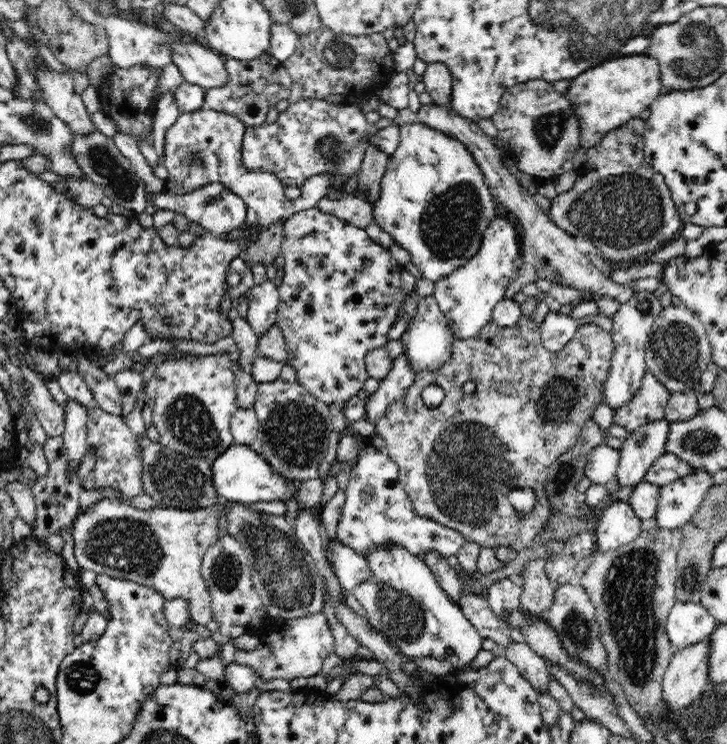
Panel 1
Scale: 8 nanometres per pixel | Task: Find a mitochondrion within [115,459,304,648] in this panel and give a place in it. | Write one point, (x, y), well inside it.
(225, 571)

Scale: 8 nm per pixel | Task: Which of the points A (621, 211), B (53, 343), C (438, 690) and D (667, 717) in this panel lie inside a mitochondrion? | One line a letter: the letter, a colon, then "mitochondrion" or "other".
A: mitochondrion
B: other
C: other
D: other

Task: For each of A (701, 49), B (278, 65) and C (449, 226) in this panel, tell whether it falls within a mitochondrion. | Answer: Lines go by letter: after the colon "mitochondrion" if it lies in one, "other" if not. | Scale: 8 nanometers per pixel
A: mitochondrion
B: other
C: mitochondrion

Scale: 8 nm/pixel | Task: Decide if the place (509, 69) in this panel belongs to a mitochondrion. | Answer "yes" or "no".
no

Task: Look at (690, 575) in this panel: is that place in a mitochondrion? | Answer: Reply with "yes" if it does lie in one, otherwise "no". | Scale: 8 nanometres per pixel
yes

